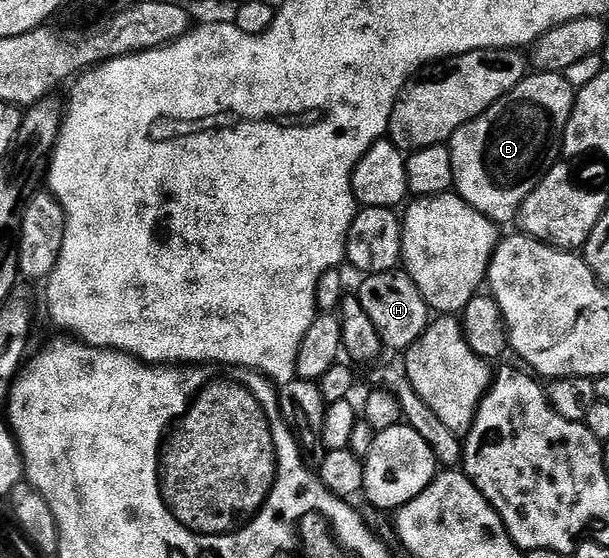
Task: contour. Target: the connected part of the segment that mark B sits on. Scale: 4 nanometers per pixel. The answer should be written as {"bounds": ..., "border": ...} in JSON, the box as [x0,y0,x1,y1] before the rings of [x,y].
{"bounds":[456,73,576,203],"border":[[[530,73],[479,116],[478,127],[466,125],[466,131],[456,129],[457,135],[478,135],[478,139],[482,139],[478,163],[482,163],[482,179],[486,179],[494,191],[502,191],[502,195],[517,192],[518,199],[514,199],[514,203],[522,203],[531,195],[559,154],[575,94],[576,88],[567,81],[565,74]]]}

